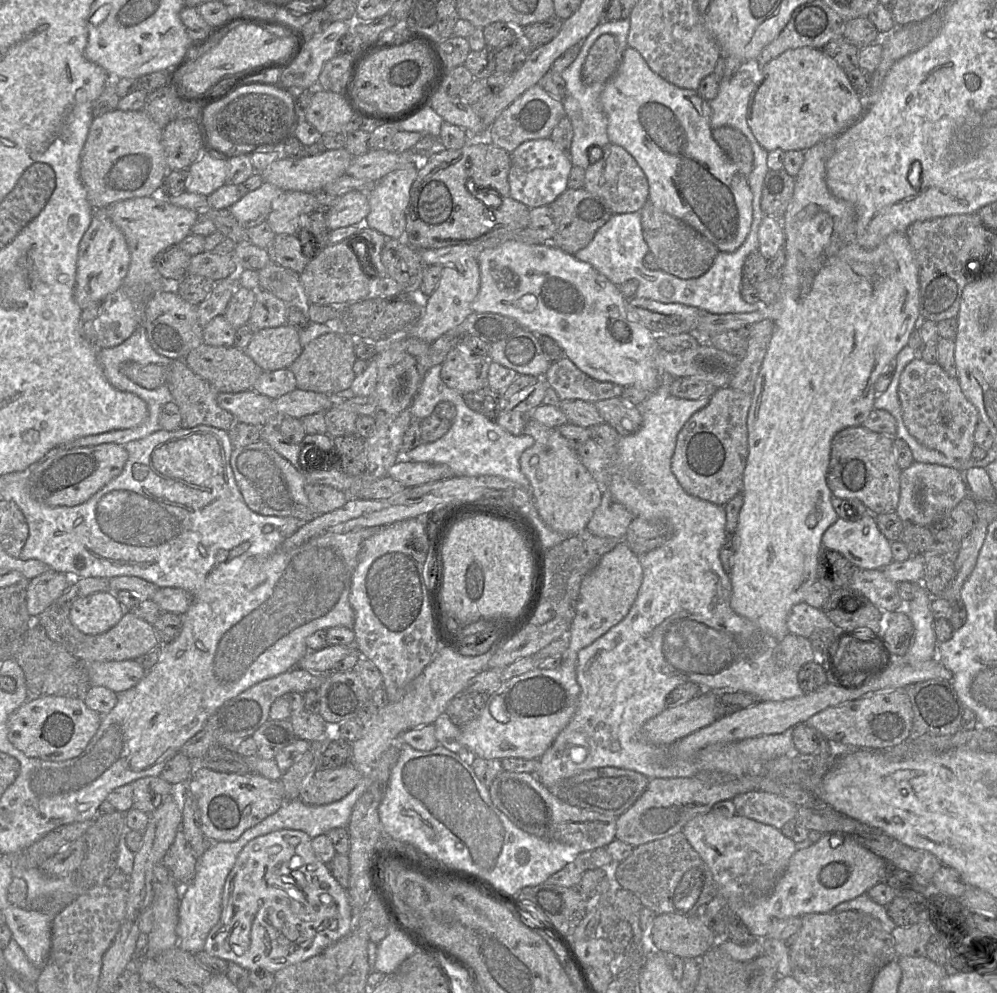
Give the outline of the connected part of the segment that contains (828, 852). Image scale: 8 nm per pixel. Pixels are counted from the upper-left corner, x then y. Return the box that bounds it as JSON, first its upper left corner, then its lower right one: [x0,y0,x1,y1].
[733,832,888,938]

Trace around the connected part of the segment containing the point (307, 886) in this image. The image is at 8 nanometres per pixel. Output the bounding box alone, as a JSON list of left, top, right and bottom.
[204,829,352,973]

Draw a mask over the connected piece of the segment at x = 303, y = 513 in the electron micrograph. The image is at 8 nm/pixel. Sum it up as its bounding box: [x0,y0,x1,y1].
[230,440,316,522]

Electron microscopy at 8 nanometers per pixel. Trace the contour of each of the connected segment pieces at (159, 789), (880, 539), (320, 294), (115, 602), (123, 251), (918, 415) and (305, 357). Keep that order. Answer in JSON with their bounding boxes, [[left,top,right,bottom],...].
[[133,776,173,813],[822,513,894,570],[299,240,373,305],[69,592,126,635],[74,209,130,310],[898,356,979,459],[290,332,356,396]]

